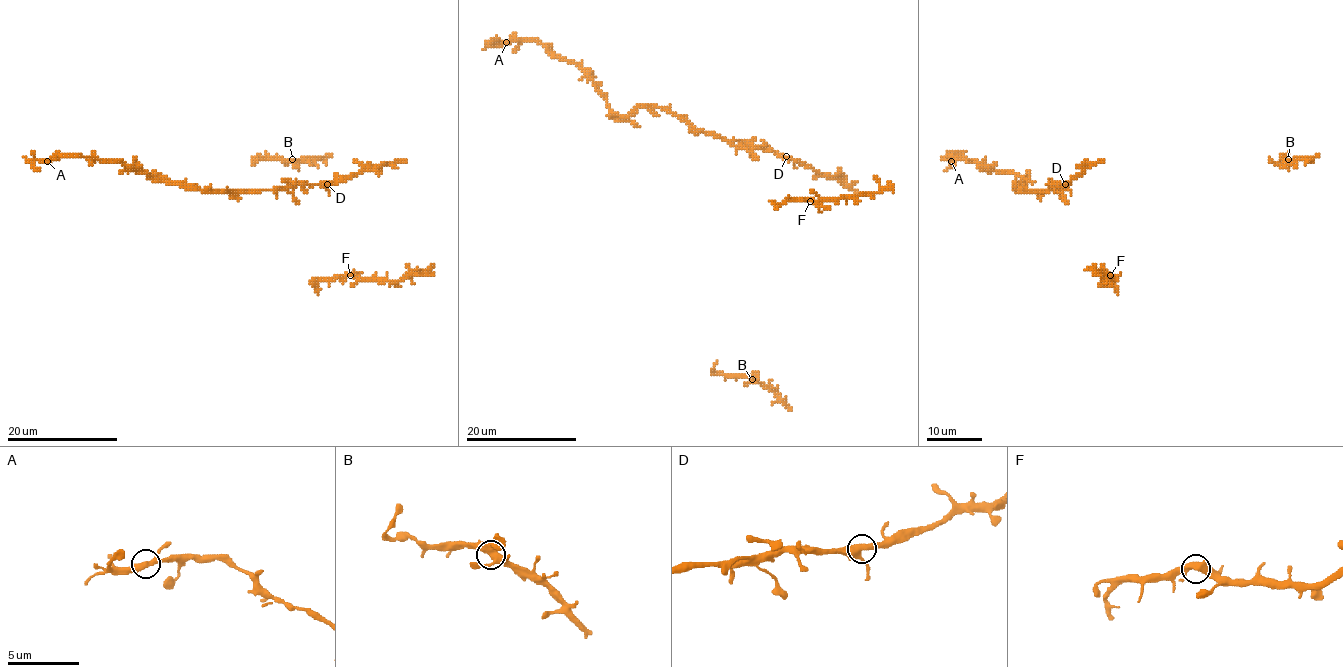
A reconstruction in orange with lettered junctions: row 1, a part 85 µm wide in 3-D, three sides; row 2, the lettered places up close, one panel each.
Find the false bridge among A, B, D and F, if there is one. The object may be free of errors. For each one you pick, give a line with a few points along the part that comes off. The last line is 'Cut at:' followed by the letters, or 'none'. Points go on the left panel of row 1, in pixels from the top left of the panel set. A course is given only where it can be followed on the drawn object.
Cut at: none

